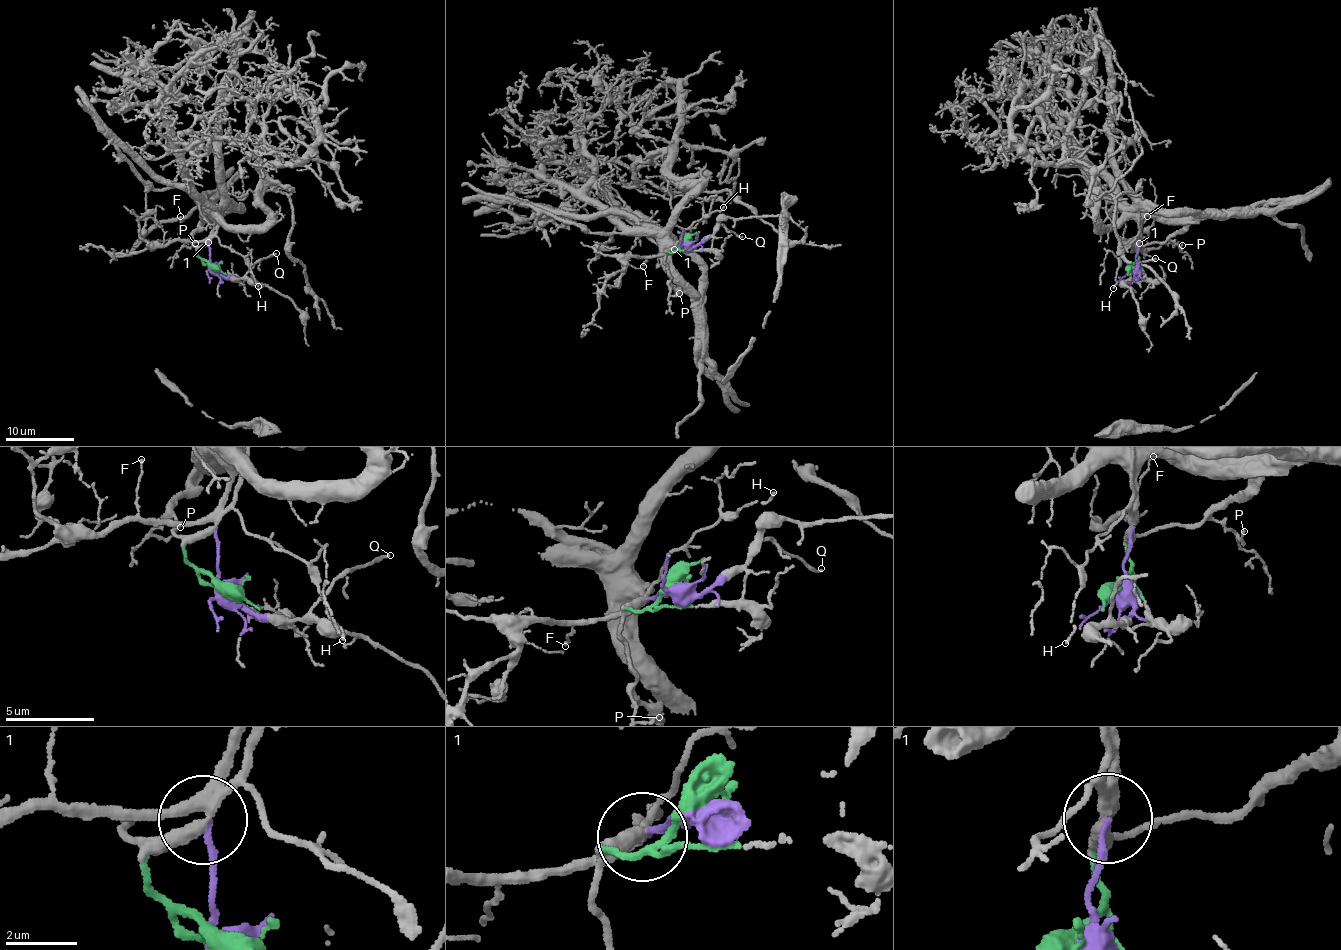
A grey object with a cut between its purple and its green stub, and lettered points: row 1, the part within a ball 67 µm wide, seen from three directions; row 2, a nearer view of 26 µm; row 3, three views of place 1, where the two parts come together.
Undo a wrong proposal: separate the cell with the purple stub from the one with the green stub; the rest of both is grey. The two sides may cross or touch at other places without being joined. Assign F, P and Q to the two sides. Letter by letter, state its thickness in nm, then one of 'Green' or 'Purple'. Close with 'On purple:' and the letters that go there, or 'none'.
F: Thickness 110 nm. Purple
P: Thickness 120 nm. Green
Q: Thickness 170 nm. Purple
On purple: F, Q

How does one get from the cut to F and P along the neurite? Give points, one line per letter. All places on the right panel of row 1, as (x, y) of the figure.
F: (1134, 265), (1140, 241), (1136, 237), (1147, 216)
P: (1133, 266), (1141, 246), (1173, 240), (1181, 249), (1181, 244)

